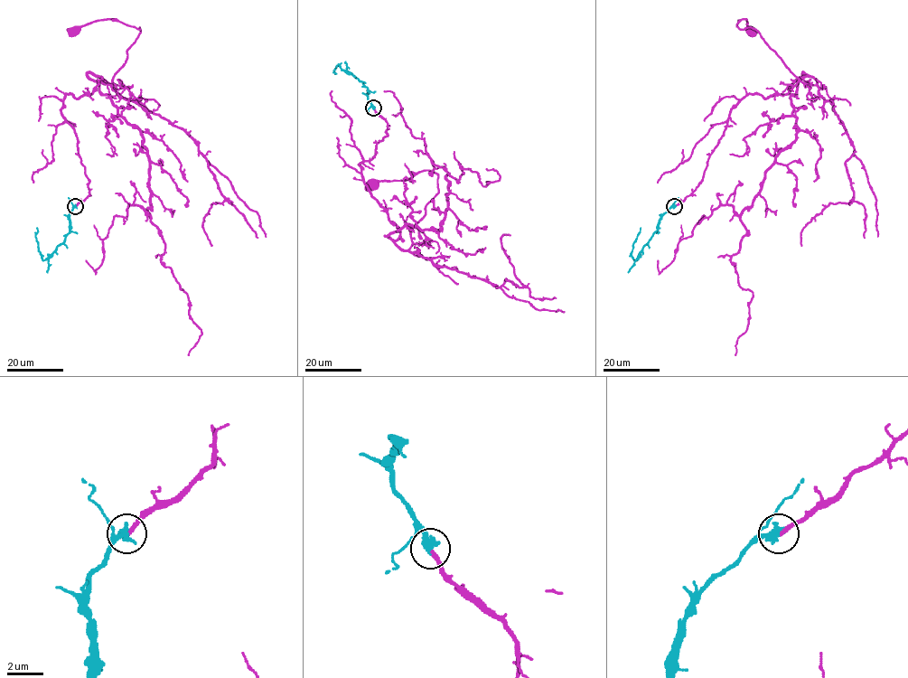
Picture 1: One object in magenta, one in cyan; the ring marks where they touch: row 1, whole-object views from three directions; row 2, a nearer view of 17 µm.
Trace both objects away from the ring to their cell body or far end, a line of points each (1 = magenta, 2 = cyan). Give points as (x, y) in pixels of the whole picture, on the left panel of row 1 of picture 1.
1: (75, 206), (88, 180), (63, 98), (90, 94), (97, 76), (113, 85), (140, 32), (115, 19), (72, 31)
2: (75, 206), (70, 213), (70, 232), (63, 242), (44, 259), (42, 258), (35, 237), (37, 228)

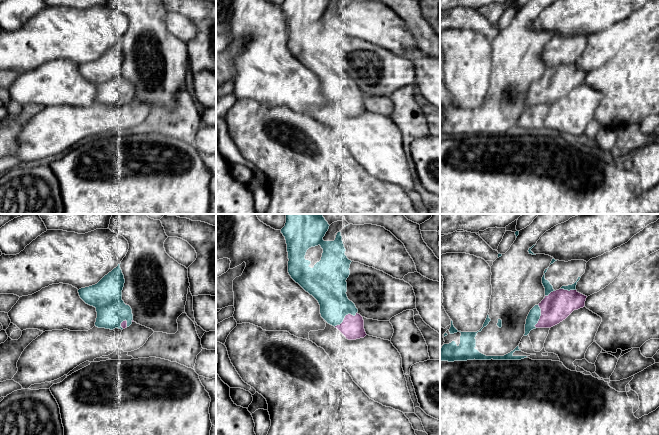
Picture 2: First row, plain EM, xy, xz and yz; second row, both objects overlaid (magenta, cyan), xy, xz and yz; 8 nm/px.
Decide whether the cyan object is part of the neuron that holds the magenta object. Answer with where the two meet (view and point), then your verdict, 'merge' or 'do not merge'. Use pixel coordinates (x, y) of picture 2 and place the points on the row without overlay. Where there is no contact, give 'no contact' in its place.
meets magenta in xz at (345, 93); do not merge

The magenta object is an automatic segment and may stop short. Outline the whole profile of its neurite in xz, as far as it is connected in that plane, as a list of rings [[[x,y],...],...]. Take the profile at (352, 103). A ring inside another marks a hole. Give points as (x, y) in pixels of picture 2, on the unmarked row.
[[[356,89],[355,92],[348,90],[345,92],[343,98],[340,101],[335,102],[348,116],[356,116],[364,114],[367,110],[364,105],[364,96],[363,93]]]

